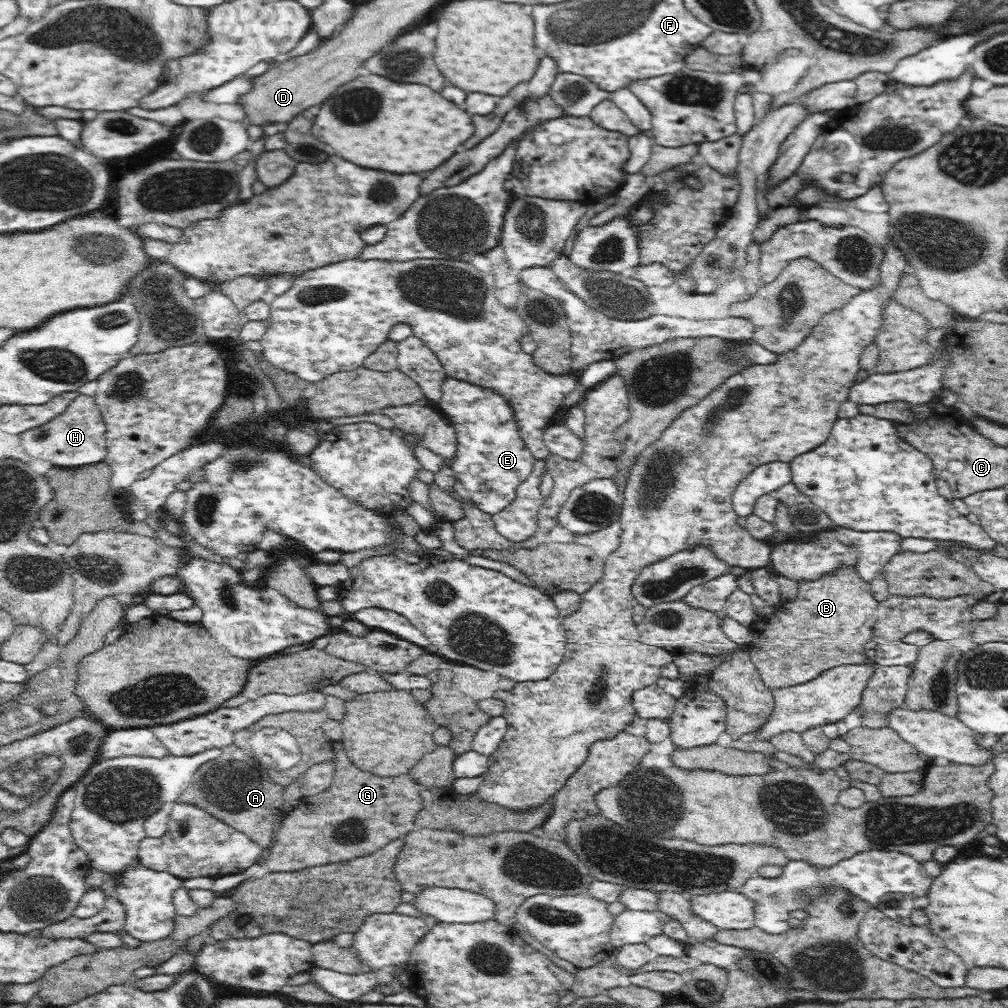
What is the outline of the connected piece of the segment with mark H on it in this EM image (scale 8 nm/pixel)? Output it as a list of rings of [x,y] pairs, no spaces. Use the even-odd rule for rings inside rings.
[[[79,394],[68,405],[64,414],[56,416],[47,424],[30,428],[20,434],[20,444],[34,458],[50,460],[54,466],[82,466],[96,464],[105,456],[105,423],[97,408],[94,396]]]

